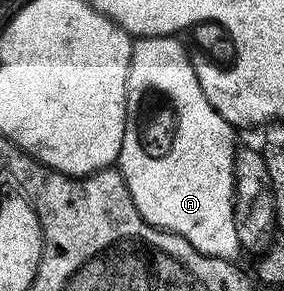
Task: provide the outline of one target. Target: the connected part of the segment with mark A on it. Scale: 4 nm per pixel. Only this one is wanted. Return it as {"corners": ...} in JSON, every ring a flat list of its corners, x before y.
{"corners":[[175,35,170,36,141,36,133,43,130,70,127,74,127,128,124,131,122,150,119,152,117,167,123,174,127,189,134,199,135,208,142,214,144,220,150,222,156,228,166,229,180,237,185,237,188,242,203,256,217,256,223,260,232,260,242,252,238,240,238,232,235,230,235,162,238,153,236,146,237,129,214,110,210,102,206,102,206,94,202,94,202,88,198,85,196,66,193,57,188,57,184,44]]}

